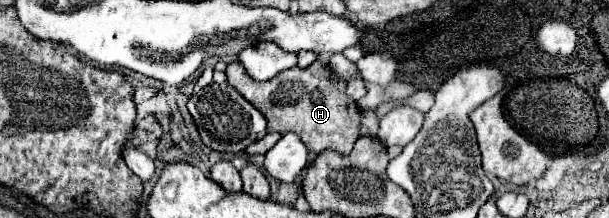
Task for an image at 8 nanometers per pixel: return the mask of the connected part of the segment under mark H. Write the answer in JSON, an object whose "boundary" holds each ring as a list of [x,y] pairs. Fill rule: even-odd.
{"boundary":[[[320,60],[308,68],[290,68],[288,72],[280,72],[274,76],[274,80],[268,82],[250,78],[242,70],[240,62],[230,62],[226,76],[228,84],[234,86],[254,108],[266,116],[268,132],[294,132],[302,138],[312,154],[320,154],[324,150],[350,154],[354,142],[358,140],[358,124],[362,112],[358,104],[346,96],[346,82]]]}

